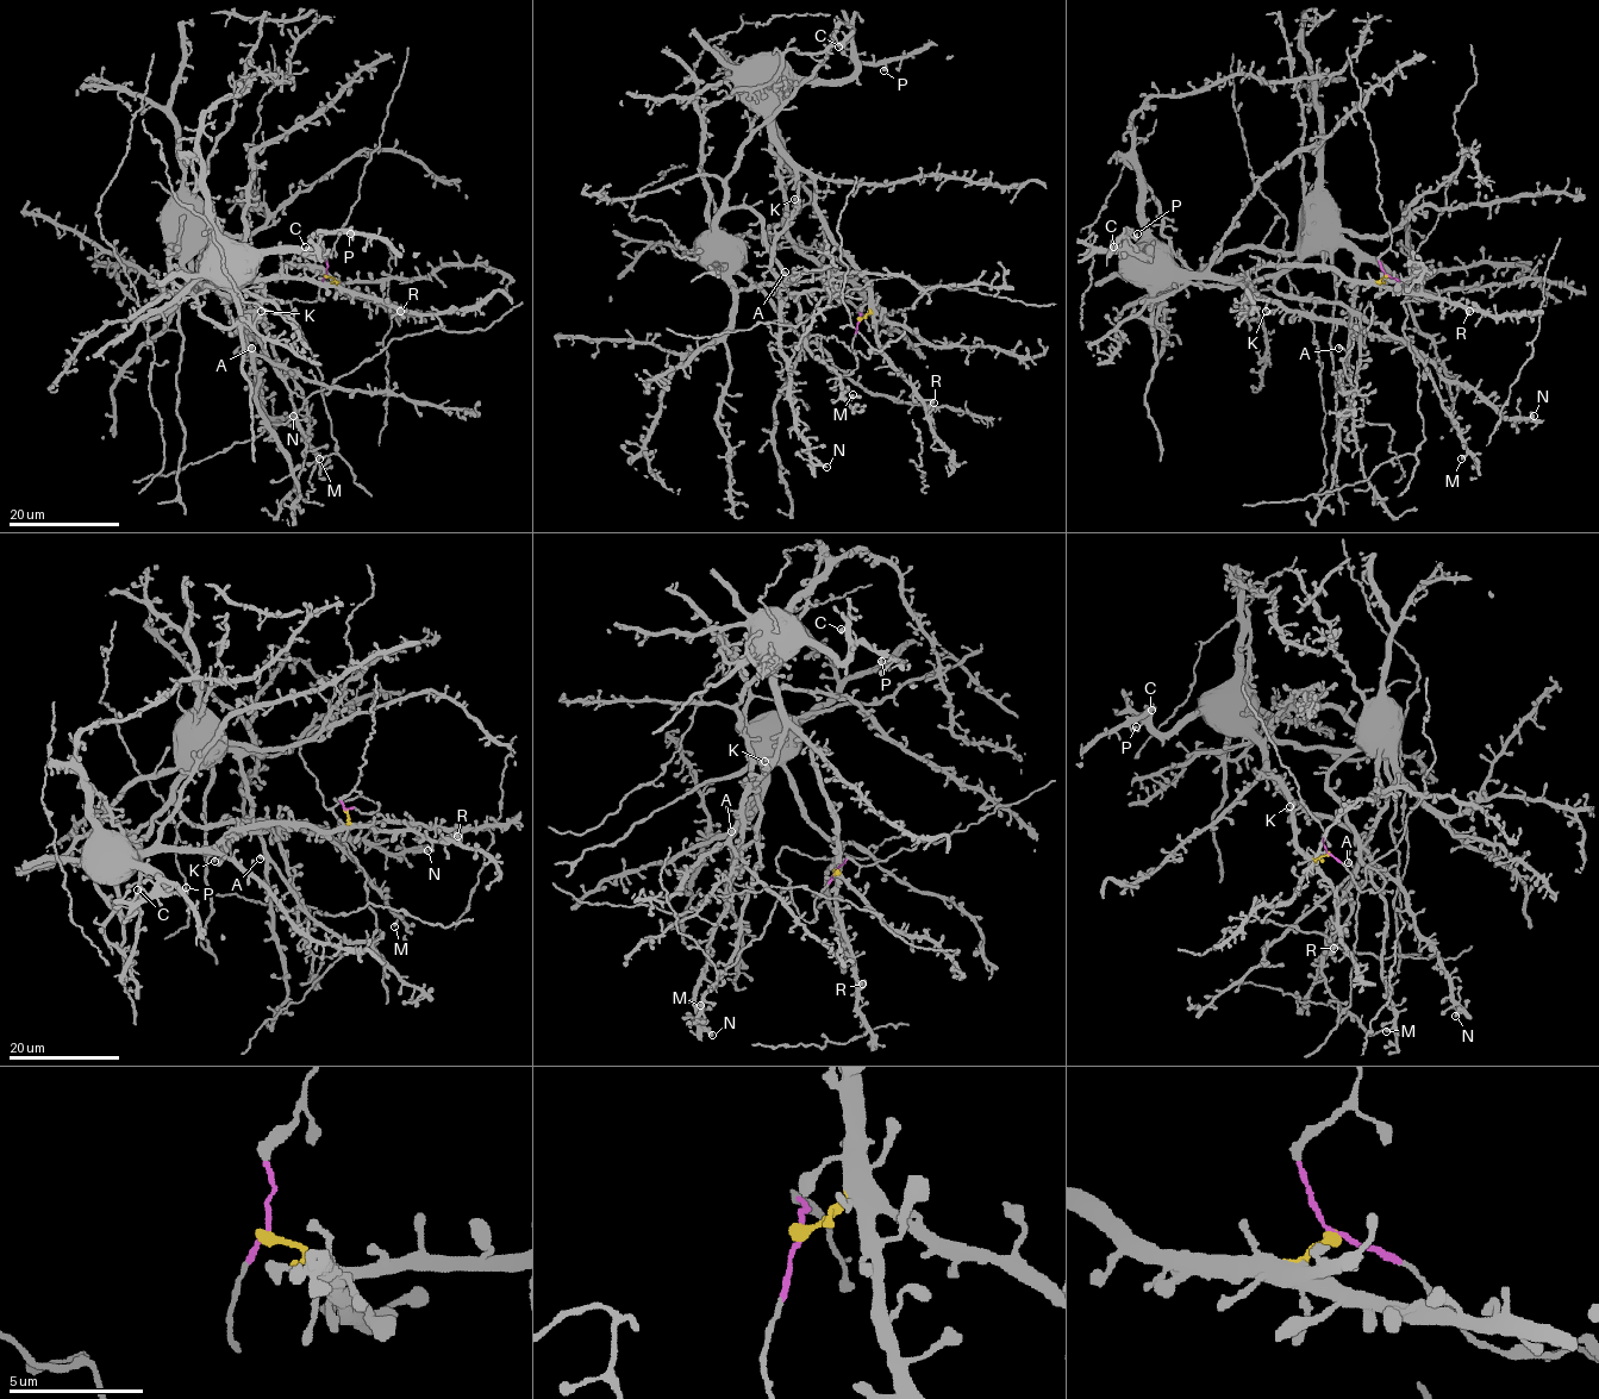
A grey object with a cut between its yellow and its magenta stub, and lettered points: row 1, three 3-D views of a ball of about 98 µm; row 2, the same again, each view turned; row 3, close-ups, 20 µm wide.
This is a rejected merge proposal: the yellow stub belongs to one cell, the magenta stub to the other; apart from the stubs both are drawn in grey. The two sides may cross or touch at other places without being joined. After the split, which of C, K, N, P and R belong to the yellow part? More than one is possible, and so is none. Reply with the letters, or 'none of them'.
C, K, N, P, R

